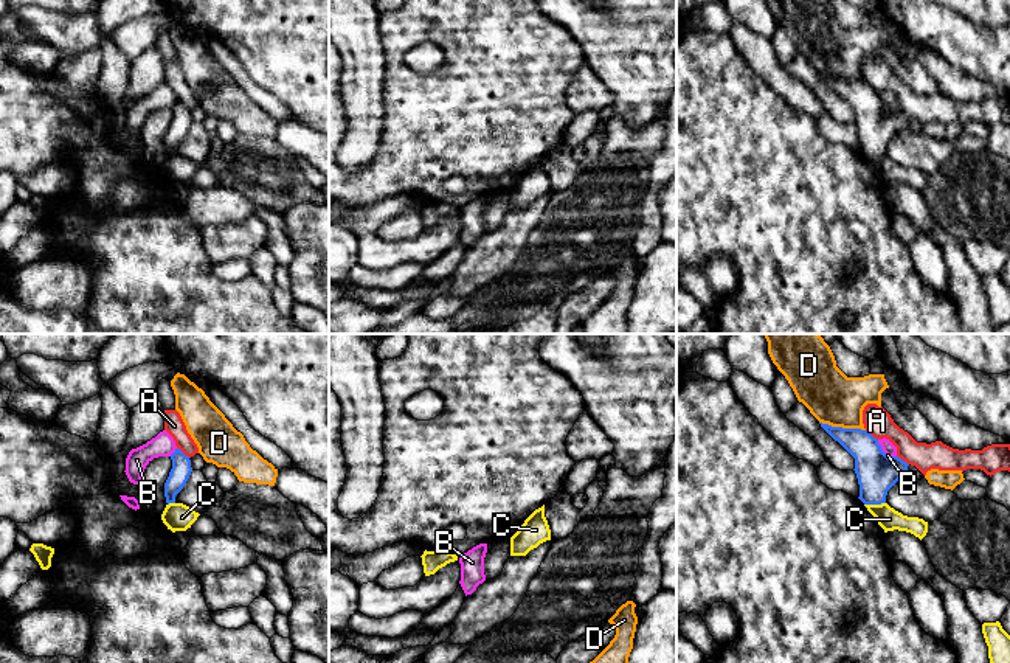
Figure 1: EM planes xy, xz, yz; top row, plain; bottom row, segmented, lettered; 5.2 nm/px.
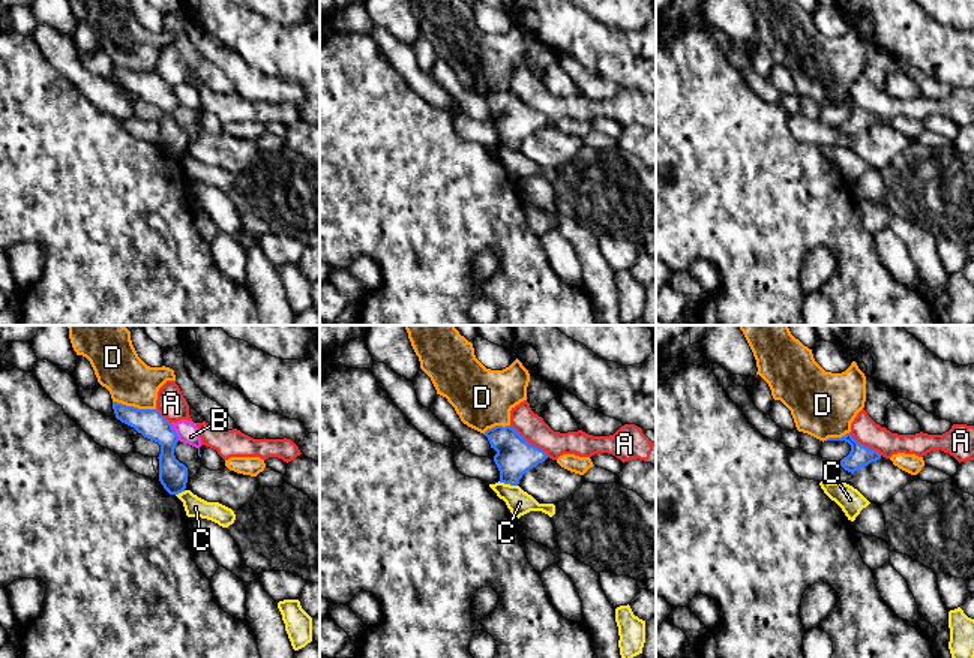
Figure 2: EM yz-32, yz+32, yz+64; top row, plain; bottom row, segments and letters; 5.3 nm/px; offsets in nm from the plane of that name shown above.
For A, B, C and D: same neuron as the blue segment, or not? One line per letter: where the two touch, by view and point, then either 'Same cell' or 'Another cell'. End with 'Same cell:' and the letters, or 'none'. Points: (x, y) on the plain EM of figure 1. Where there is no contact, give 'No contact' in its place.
A: Touches blue at xy (182, 104). Another cell
B: Touches blue at yz (883, 104). Another cell
C: Touches blue at yz (874, 156). Another cell
D: Touches blue at yz (841, 79). Another cell
Same cell: none

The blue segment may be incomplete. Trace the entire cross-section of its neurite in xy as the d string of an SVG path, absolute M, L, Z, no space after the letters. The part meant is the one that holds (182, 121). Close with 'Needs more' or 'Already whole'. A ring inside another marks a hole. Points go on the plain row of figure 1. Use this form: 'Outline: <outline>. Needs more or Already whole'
Outline: M175 101L171 112L172 121L164 135L164 149L168 157L175 155L175 148L183 141L192 124L189 109L186 109L180 101Z. Already whole

